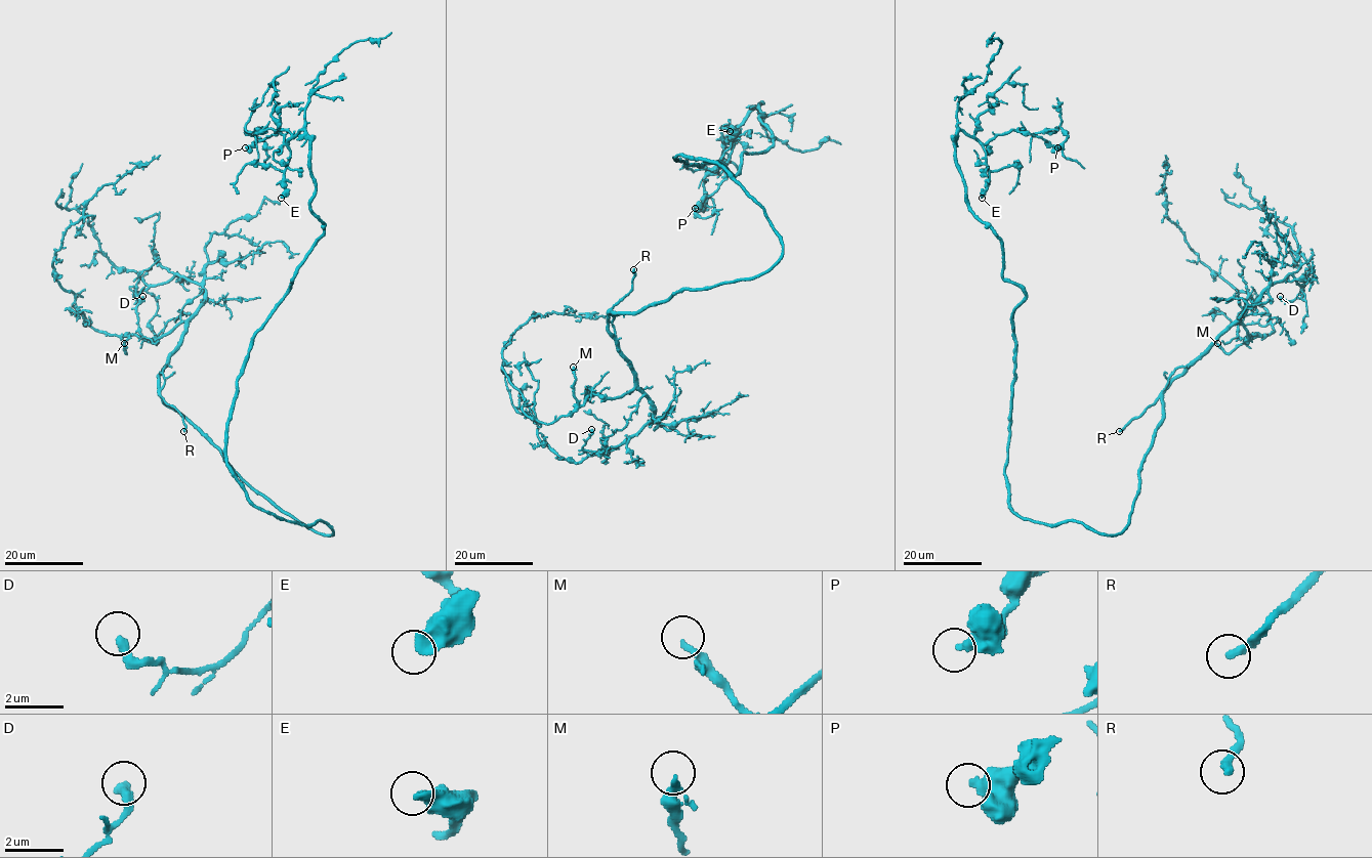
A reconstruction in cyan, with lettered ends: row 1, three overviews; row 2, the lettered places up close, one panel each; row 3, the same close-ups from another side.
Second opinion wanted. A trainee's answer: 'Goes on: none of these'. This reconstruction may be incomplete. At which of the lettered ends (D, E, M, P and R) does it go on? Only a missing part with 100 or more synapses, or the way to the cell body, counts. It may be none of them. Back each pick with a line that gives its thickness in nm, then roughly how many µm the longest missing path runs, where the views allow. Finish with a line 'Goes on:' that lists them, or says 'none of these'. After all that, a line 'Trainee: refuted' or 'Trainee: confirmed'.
R: Thickness 280 nm. Missing length about 60 µm
Goes on: R
Trainee: refuted

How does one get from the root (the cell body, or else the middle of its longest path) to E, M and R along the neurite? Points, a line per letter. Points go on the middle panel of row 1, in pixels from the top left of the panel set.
E: (780, 236), (717, 164), (676, 160), (735, 175), (743, 153), (773, 144), (759, 104), (730, 131)
M: (780, 236), (781, 258), (754, 276), (610, 312), (633, 375), (620, 397), (579, 404), (573, 367)
R: (780, 236), (781, 258), (754, 276), (682, 289), (635, 312), (613, 312), (612, 307), (632, 289), (633, 269)

